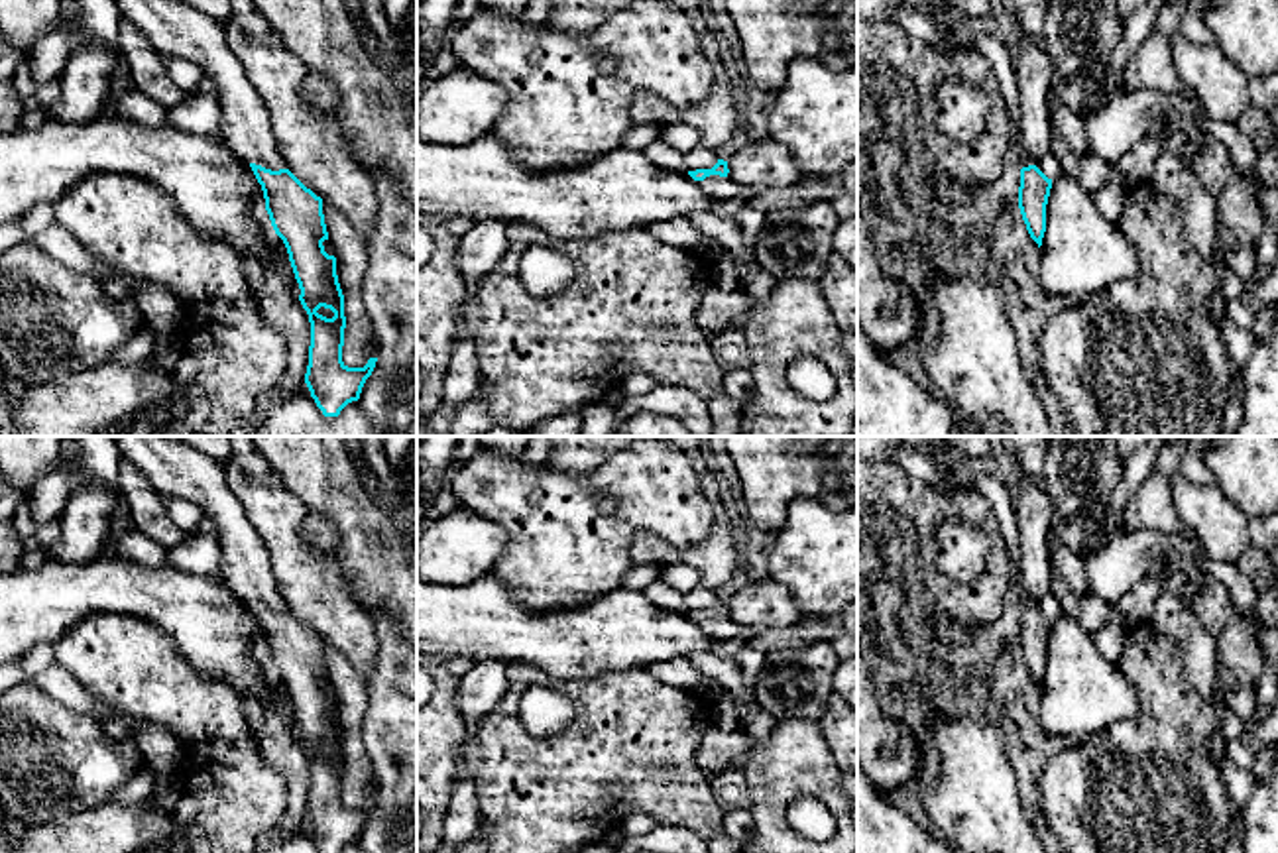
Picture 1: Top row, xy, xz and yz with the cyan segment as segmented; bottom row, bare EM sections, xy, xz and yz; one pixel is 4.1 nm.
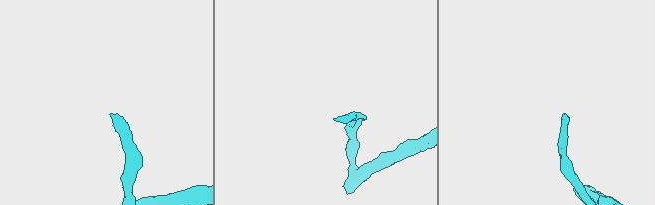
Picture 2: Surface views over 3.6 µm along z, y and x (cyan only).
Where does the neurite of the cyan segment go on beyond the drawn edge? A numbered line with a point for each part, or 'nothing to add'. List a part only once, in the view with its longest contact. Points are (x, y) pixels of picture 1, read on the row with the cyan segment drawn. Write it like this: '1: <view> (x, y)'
1: xy (174, 28)

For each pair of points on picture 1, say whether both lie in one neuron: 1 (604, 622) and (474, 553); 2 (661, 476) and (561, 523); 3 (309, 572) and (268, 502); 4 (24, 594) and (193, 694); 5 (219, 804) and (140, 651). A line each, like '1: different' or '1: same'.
1: different
2: same
3: same
4: different
5: same

